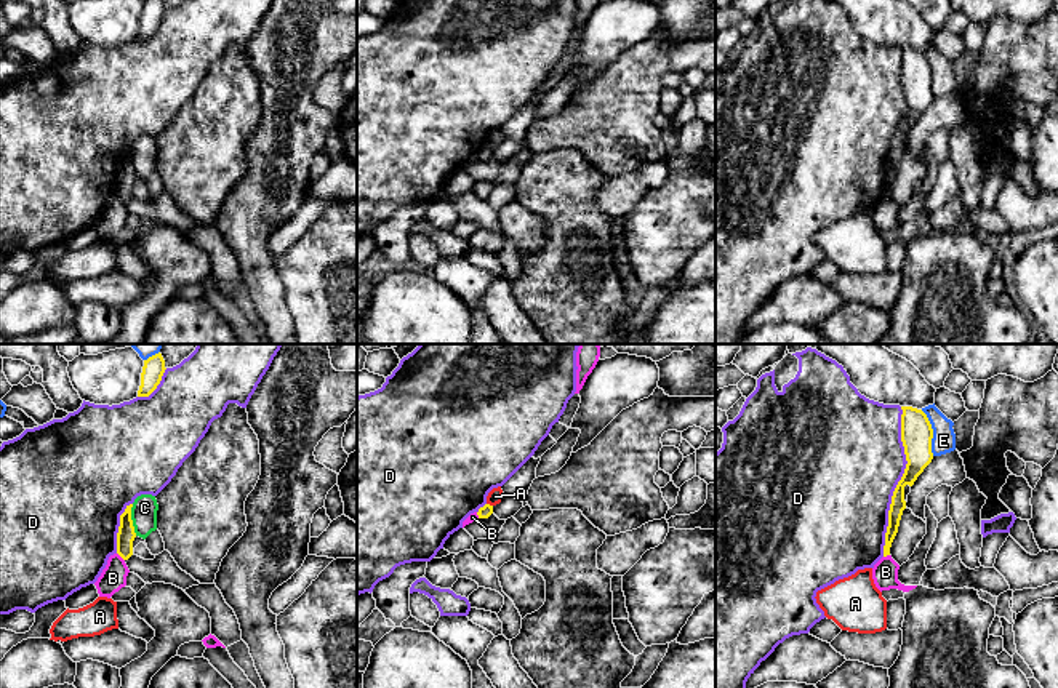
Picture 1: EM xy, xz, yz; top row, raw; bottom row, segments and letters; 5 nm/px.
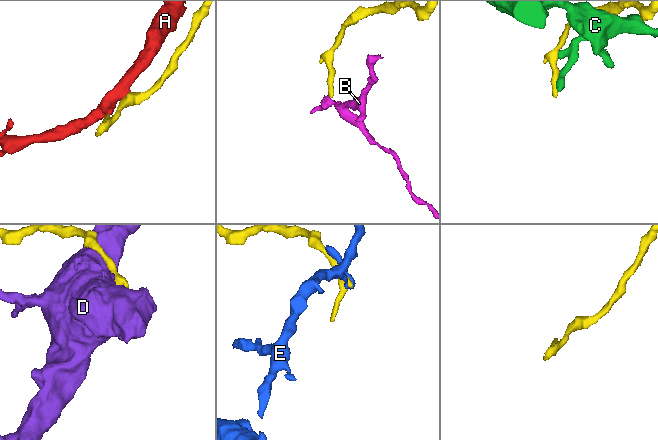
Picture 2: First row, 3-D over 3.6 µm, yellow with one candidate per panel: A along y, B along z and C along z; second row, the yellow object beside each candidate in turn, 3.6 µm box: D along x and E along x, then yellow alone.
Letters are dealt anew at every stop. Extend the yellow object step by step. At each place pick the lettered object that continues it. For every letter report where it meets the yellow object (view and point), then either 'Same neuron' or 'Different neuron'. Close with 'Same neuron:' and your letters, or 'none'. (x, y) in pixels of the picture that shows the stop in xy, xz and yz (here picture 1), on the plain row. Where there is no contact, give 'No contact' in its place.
A: Touches yellow at xz (488, 146). Different neuron
B: Touches yellow at xy (120, 197). Different neuron
C: Touches yellow at xy (132, 162). Different neuron
D: Touches yellow at yz (898, 124). Different neuron
E: Touches yellow at yz (932, 74). Different neuron
Same neuron: none

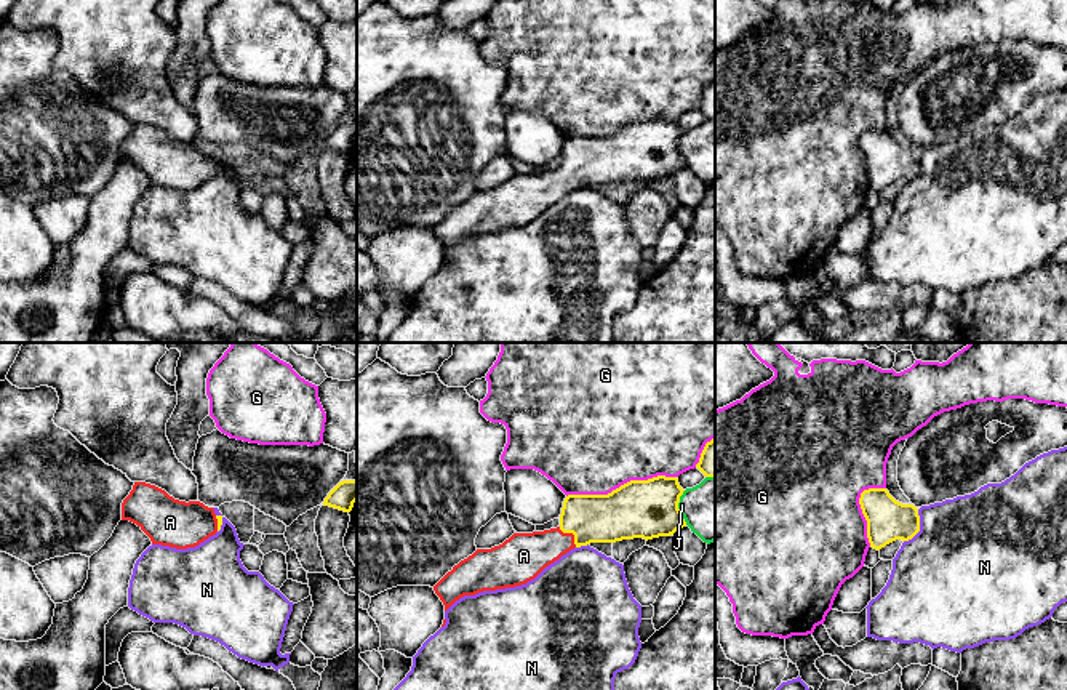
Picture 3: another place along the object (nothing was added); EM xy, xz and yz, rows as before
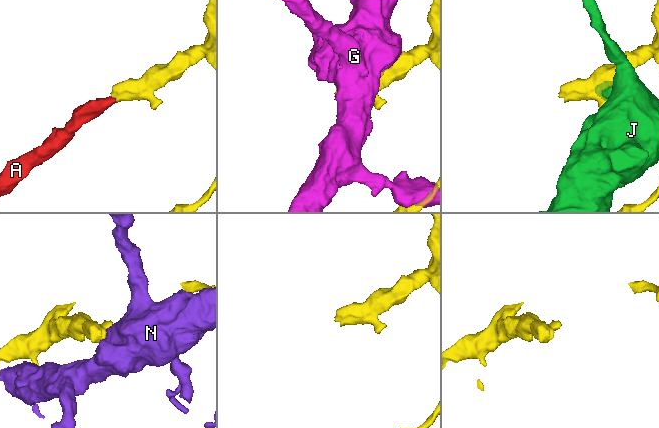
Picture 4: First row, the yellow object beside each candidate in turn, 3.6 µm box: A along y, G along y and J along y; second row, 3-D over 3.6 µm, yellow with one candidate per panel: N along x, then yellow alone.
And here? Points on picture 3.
A: Touches yellow at xz (571, 173). Same neuron
G: Touches yellow at xz (621, 127). Different neuron
J: Touches yellow at xz (677, 149). Different neuron
N: Touches yellow at yz (919, 168). Different neuron
Same neuron: A

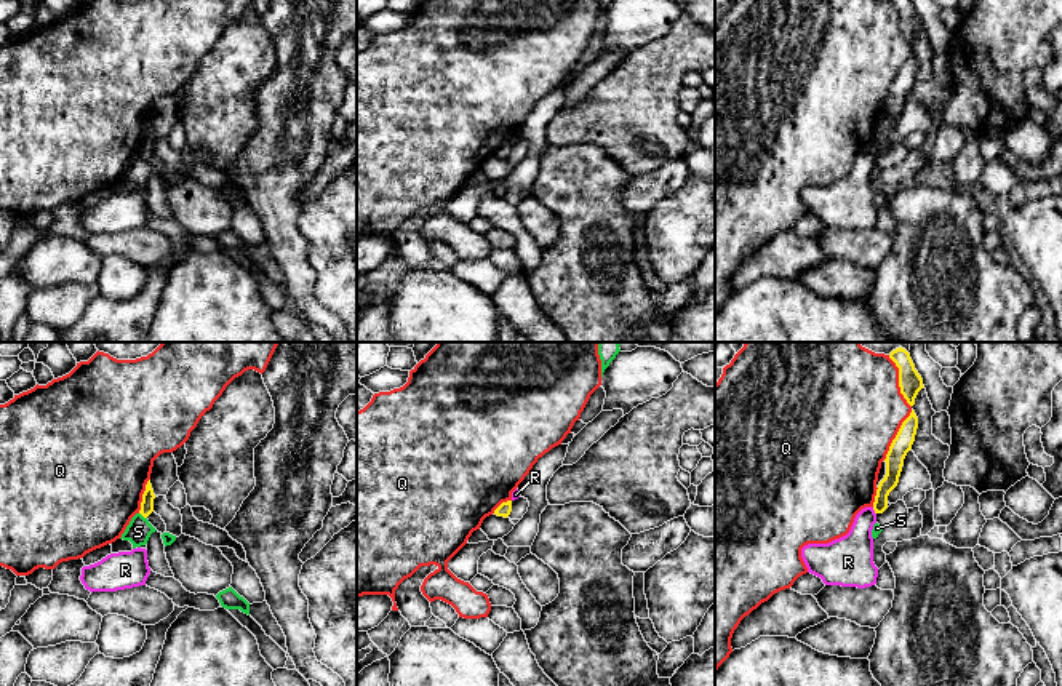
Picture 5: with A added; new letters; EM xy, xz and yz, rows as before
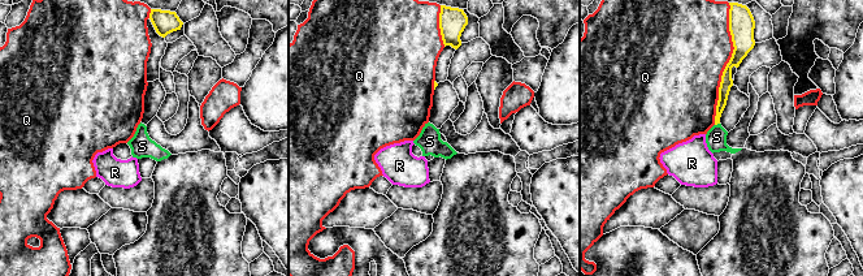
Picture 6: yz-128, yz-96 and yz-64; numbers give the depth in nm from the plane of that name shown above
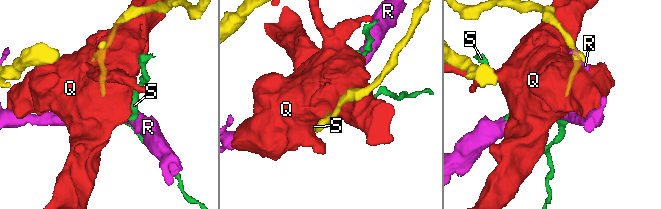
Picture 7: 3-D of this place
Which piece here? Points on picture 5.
Q: Touches yellow at yz (896, 77). Different neuron
R: Touches yellow at yz (874, 151). Different neuron
S: Touches yellow at xy (143, 157). Different neuron
Same neuron: none

